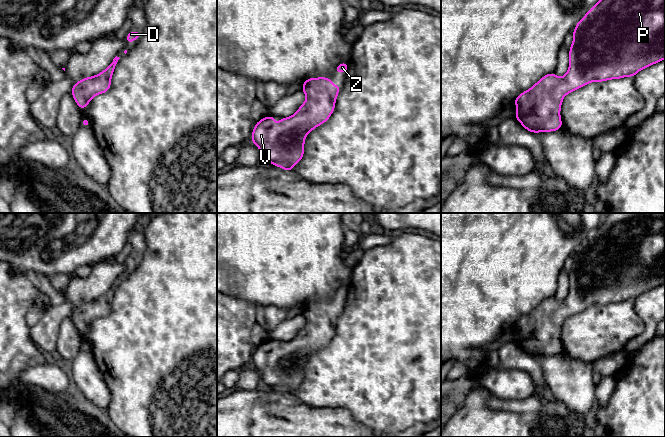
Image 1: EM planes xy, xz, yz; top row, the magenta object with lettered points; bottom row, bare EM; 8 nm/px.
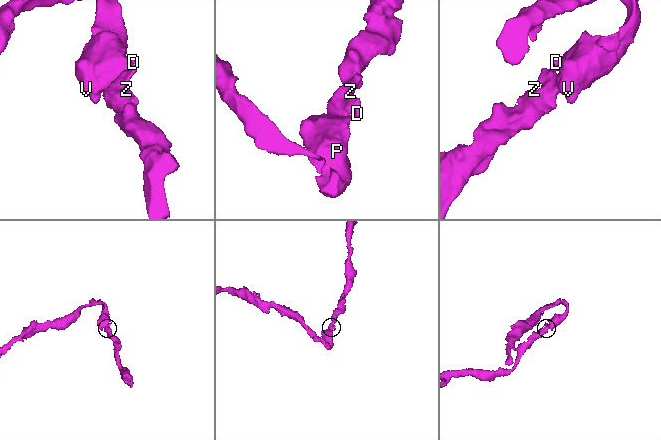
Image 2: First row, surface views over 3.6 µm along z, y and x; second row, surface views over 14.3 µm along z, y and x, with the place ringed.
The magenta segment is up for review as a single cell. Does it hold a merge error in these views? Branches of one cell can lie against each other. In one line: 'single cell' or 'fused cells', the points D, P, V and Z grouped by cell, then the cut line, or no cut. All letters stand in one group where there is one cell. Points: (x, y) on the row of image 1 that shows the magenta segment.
single cell; groups D P V Z; cut none

